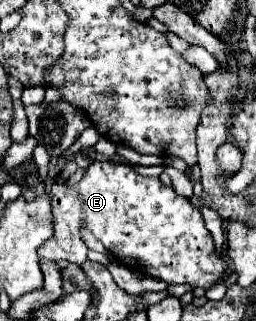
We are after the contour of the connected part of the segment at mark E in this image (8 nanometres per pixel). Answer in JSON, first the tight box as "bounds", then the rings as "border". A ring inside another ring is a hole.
{"bounds":[38,161,226,287],"border":[[[94,161],[86,175],[74,185],[60,185],[52,187],[52,221],[56,221],[56,231],[38,255],[52,261],[70,261],[82,265],[86,261],[88,245],[80,237],[80,229],[88,229],[98,241],[104,243],[106,251],[110,251],[122,265],[132,271],[140,271],[144,275],[162,279],[170,285],[176,283],[190,283],[192,287],[210,287],[216,279],[220,279],[226,271],[226,261],[216,257],[216,249],[212,243],[210,231],[204,227],[204,219],[196,207],[186,197],[174,193],[172,187],[164,185],[158,177],[144,177],[134,171],[128,163],[114,163],[114,161]]]}

